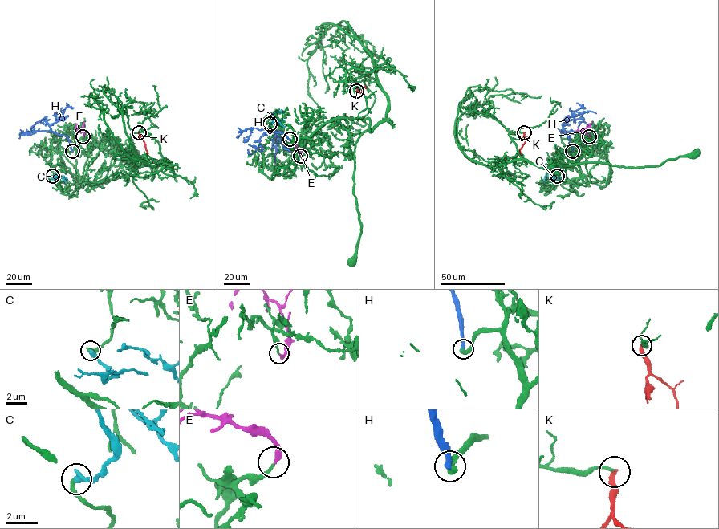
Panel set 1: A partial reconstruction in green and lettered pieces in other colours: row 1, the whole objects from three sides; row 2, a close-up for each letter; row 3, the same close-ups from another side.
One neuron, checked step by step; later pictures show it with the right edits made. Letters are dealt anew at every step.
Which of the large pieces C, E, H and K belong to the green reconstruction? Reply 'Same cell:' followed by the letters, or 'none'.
Same cell: C, E

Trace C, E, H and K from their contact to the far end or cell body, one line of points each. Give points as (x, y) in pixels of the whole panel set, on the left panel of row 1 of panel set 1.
C: (52, 176), (54, 179), (58, 175), (67, 180)
E: (83, 136), (83, 133), (76, 129), (76, 124)
H: (72, 151), (67, 138), (52, 132), (42, 119), (45, 117), (30, 130)
K: (139, 132), (148, 155)

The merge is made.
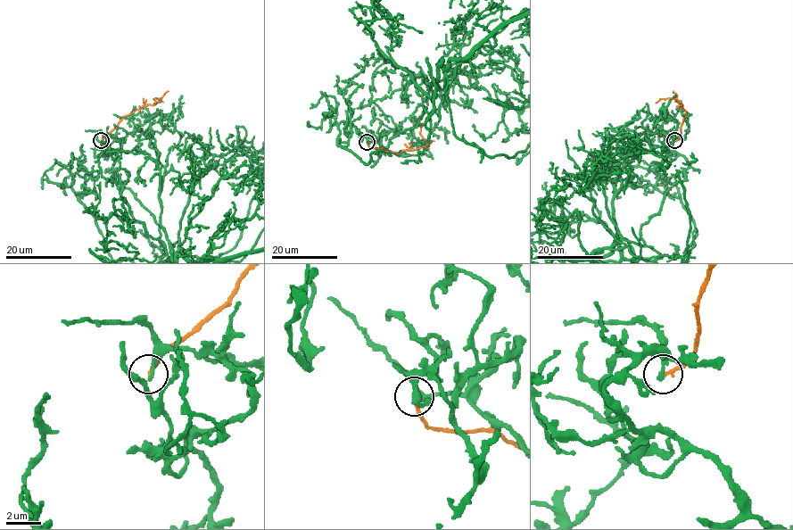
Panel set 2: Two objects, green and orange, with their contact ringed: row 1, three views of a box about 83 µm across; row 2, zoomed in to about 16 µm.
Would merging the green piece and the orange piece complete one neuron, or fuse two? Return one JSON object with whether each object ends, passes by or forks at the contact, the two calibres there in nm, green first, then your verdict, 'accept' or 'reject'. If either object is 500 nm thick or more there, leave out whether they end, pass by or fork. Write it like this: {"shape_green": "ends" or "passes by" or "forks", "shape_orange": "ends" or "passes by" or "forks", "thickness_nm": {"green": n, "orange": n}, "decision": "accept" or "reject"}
{"shape_green": "ends", "shape_orange": "ends", "thickness_nm": {"green": 260, "orange": 200}, "decision": "reject"}

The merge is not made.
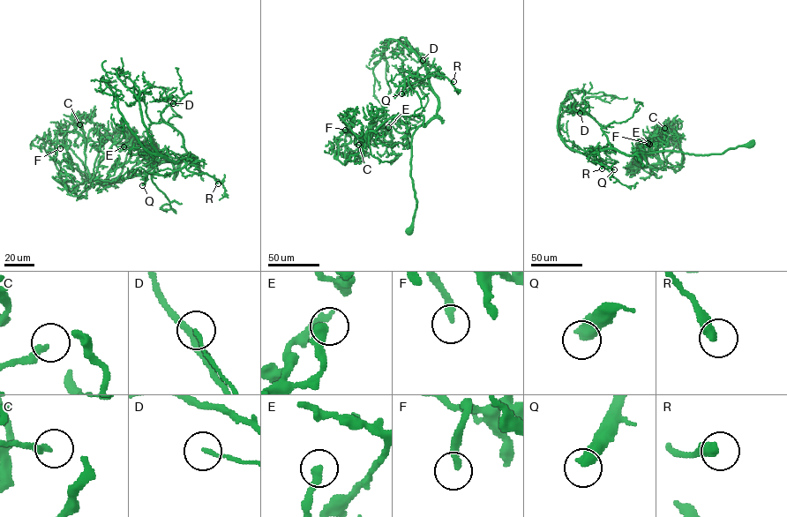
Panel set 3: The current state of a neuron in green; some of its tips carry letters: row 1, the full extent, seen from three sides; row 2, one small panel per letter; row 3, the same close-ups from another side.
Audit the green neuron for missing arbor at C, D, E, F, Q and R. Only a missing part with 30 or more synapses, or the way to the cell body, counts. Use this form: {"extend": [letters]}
{"extend": ["F", "Q", "R"]}

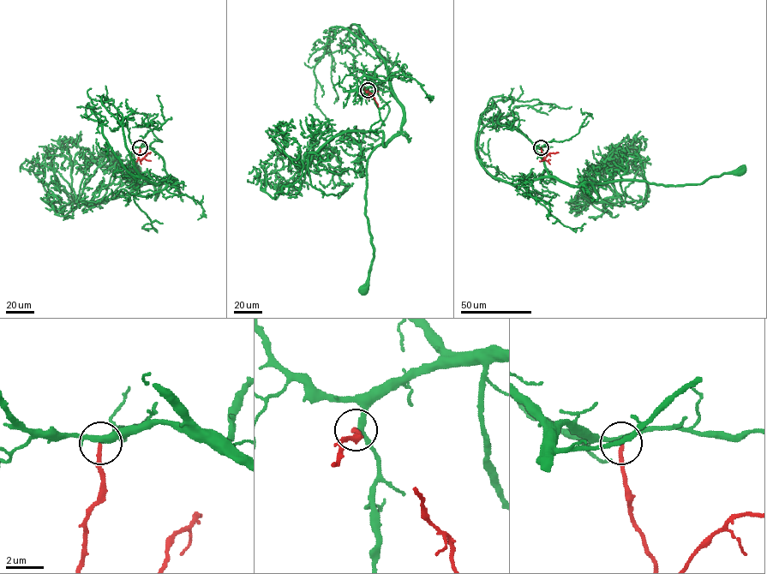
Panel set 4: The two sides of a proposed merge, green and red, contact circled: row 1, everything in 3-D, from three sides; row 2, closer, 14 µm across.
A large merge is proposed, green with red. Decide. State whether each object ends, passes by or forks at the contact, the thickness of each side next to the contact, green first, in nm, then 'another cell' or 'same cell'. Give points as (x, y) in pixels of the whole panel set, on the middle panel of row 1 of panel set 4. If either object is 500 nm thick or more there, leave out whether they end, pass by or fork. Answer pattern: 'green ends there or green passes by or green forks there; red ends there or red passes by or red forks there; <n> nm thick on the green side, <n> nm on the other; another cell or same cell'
green passes by; red ends there; 240 nm thick on the green side, 200 nm on the other; same cell

